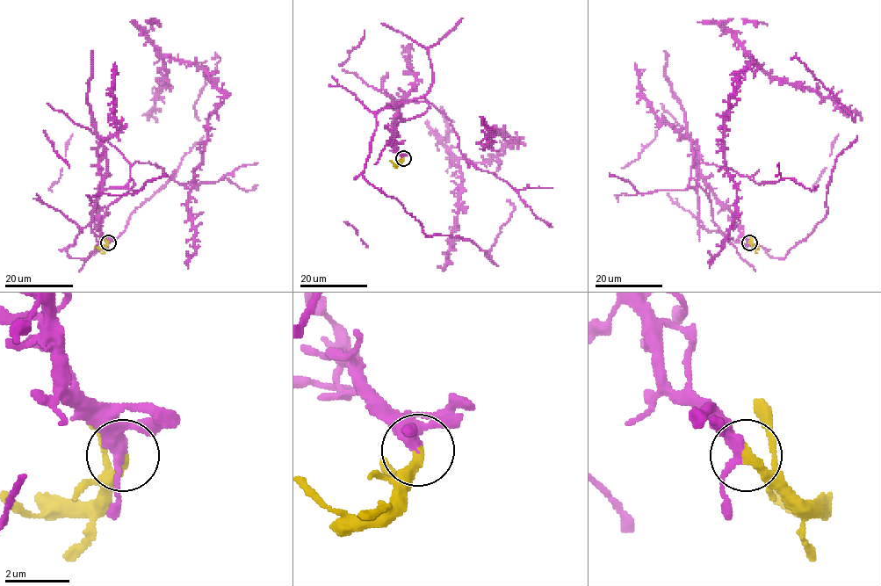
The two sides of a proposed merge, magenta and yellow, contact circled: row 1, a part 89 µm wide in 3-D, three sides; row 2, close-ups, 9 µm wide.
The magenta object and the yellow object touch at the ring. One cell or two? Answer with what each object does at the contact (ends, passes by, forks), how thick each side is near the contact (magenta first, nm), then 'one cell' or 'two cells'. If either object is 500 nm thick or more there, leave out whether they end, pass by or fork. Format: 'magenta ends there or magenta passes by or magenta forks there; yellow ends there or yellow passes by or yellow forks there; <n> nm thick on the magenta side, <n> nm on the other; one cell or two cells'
magenta passes by; yellow ends there; 320 nm thick on the magenta side, 320 nm on the other; one cell

